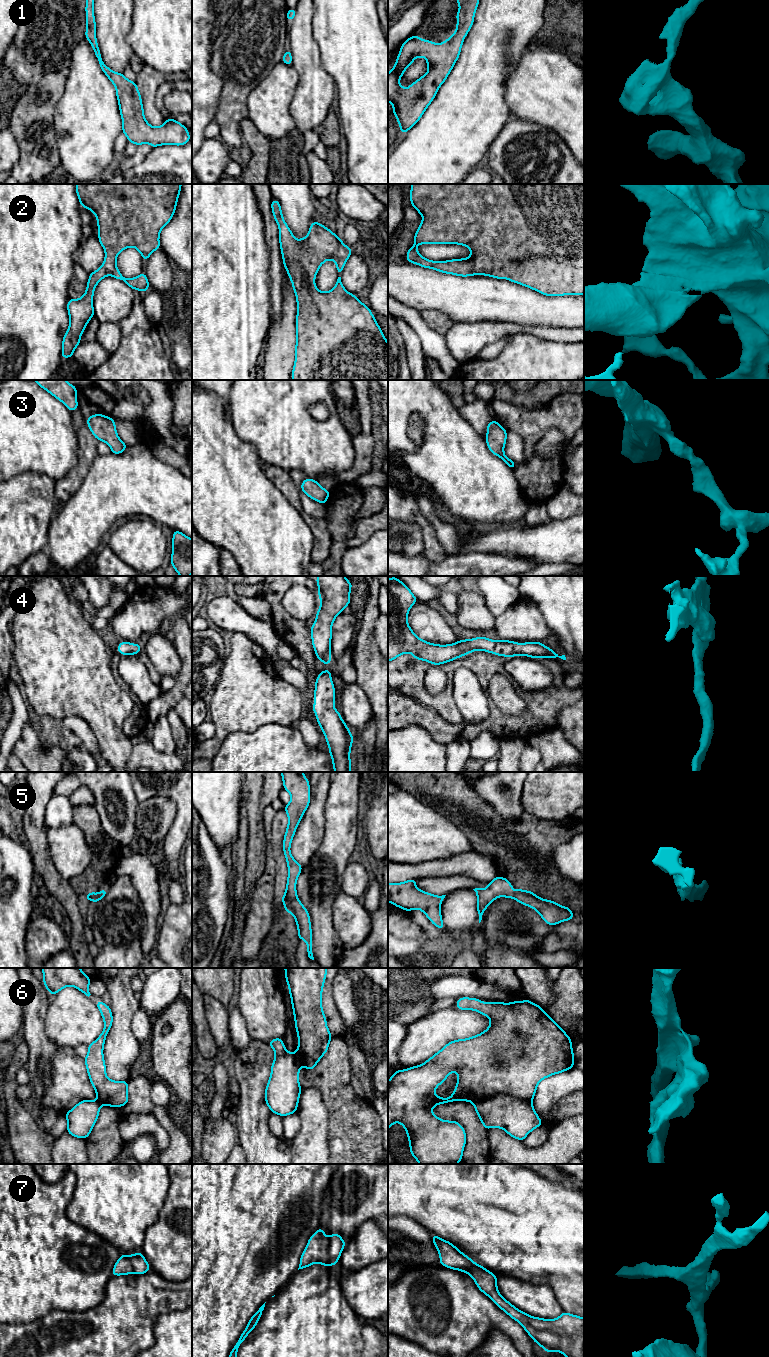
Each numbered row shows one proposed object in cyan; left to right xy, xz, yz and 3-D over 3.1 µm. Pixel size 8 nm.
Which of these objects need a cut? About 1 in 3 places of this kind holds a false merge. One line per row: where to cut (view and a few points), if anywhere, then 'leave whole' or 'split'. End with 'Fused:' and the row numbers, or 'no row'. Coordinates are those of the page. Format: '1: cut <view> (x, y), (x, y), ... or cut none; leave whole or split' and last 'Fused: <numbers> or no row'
1: cut none; leave whole
2: cut none; leave whole
3: cut none; leave whole
4: cut none; leave whole
5: cut none; leave whole
6: cut yz (532, 1099), (521, 1099), (506, 1093), (497, 1093), (473, 1103); split
7: cut none; leave whole
Fused: 6

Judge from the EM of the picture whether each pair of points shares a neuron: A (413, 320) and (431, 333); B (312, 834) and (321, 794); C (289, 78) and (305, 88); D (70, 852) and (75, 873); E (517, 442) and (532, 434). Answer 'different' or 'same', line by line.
A: same
B: same
C: different
D: same
E: different

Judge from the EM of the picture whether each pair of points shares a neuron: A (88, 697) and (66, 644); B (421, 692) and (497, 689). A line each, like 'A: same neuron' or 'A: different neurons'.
A: same neuron
B: different neurons

